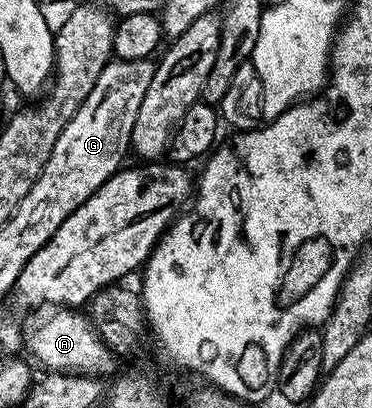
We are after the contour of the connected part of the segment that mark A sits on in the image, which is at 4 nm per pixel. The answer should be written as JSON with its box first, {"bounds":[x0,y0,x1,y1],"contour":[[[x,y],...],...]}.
{"bounds":[25,307,116,379],"contour":[[[63,307],[52,317],[47,317],[35,330],[30,330],[25,345],[31,353],[44,365],[44,370],[52,373],[66,373],[70,375],[82,375],[87,379],[99,379],[114,367],[116,358],[113,356],[107,344],[104,343],[99,334],[95,332],[94,325],[82,312],[72,311]]]}

